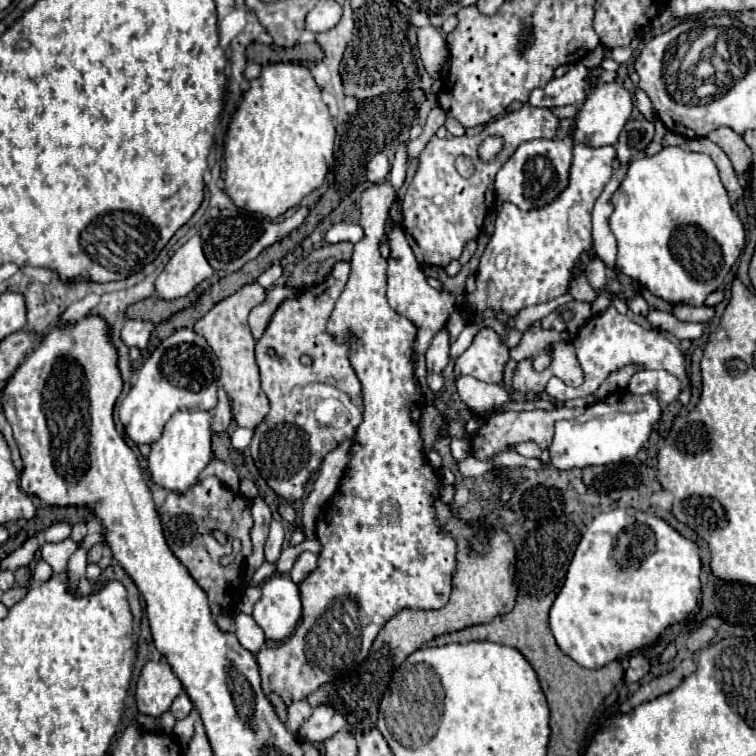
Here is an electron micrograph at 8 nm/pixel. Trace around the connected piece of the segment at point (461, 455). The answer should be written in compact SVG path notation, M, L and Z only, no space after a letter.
M452 438L450 441L450 451L453 458L457 461L465 460L470 453L471 442L469 438L456 439Z

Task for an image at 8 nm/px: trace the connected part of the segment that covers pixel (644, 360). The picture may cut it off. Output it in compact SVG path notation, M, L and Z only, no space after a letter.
M610 306L604 314L590 318L578 330L576 338L572 340L572 346L574 346L576 358L582 366L584 382L576 388L572 388L572 386L554 386L554 382L550 382L546 386L546 392L554 400L560 400L560 402L580 398L580 396L590 396L612 372L628 366L628 364L634 364L640 370L666 370L672 376L676 376L680 382L688 384L684 356L678 350L678 346L668 338L668 334L660 332L660 330L644 330L642 326L632 322L626 314L620 314L614 306Z

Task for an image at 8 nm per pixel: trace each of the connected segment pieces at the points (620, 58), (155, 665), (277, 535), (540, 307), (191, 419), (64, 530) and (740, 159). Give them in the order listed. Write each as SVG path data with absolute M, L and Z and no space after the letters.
M636 38L627 47L616 47L608 51L603 60L613 59L619 64L627 62L631 58L633 52L639 47L639 43L639 40Z
M146 662L136 682L136 706L138 712L148 716L160 716L182 692L182 684L172 668L160 662Z
M272 520L270 534L268 534L268 540L266 540L266 546L264 546L266 562L276 562L278 560L278 554L282 550L282 542L284 542L284 528L278 520Z
M566 292L564 296L554 298L554 300L546 302L546 304L536 304L536 306L524 308L524 310L514 318L514 328L518 328L518 330L524 332L524 330L532 328L536 322L540 322L544 316L548 316L554 308L558 308L558 306L562 306L562 304L568 304L568 302L572 302L572 296Z
M178 410L168 424L164 426L164 432L160 440L152 444L152 450L148 454L148 470L150 480L170 492L186 492L192 488L198 480L198 474L206 468L206 464L212 460L212 448L210 448L212 428L210 428L210 412L202 410Z
M57 523L49 527L45 533L46 542L59 542L71 535L71 526L67 523Z
M716 128L714 132L710 132L708 138L714 144L718 144L728 154L728 158L732 160L736 176L744 174L750 168L750 164L752 164L752 152L746 146L746 142L742 140L742 136L736 134L732 128Z

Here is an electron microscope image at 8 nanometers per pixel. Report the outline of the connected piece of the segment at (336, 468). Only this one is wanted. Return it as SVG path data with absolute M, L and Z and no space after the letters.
M354 438L344 440L322 462L320 476L314 482L314 490L306 498L304 510L302 510L302 530L304 530L306 538L314 538L316 536L316 518L318 518L320 510L330 502L330 498L334 496L334 492L340 486L344 468L350 462L350 448L352 448L352 444L354 444Z

